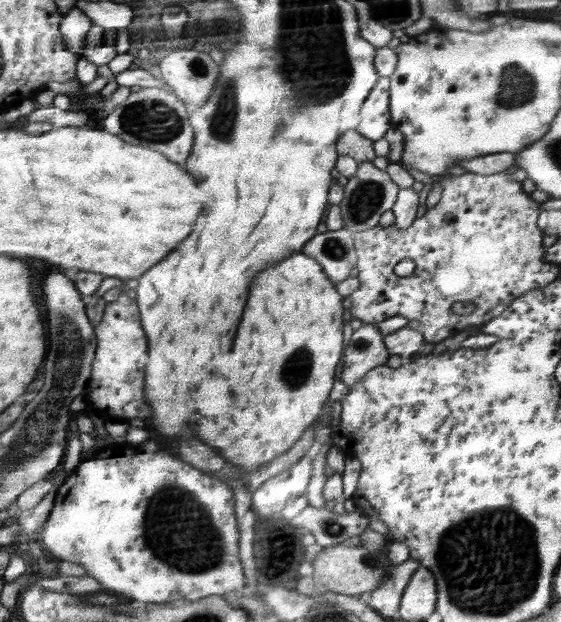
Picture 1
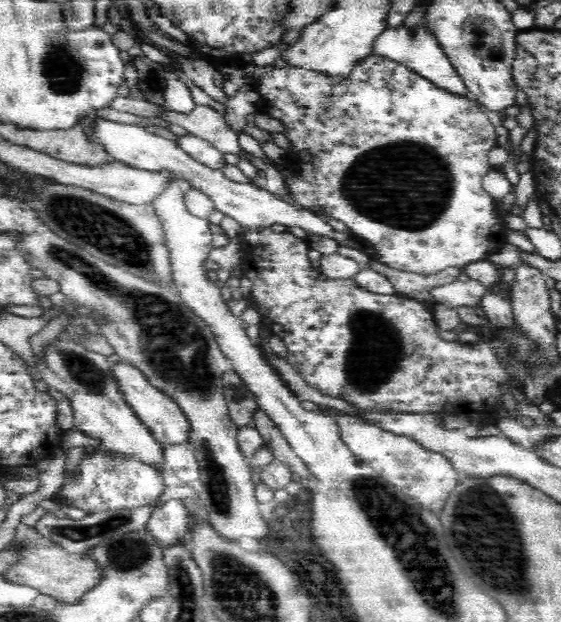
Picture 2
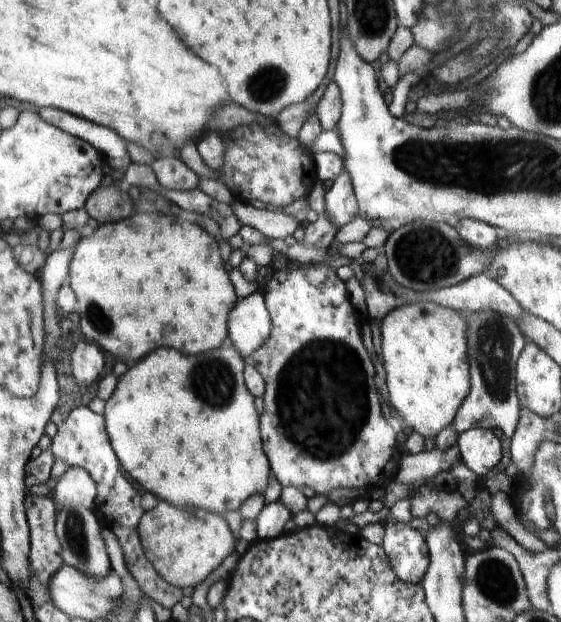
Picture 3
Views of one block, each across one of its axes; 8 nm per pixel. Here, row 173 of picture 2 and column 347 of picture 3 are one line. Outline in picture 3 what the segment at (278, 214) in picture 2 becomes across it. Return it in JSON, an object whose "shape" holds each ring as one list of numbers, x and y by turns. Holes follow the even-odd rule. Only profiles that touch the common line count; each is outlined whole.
{"shape":[[346,166,344,172,338,179,333,180,332,188,325,194,325,203,326,214,331,216,339,229,358,218,358,204]]}

